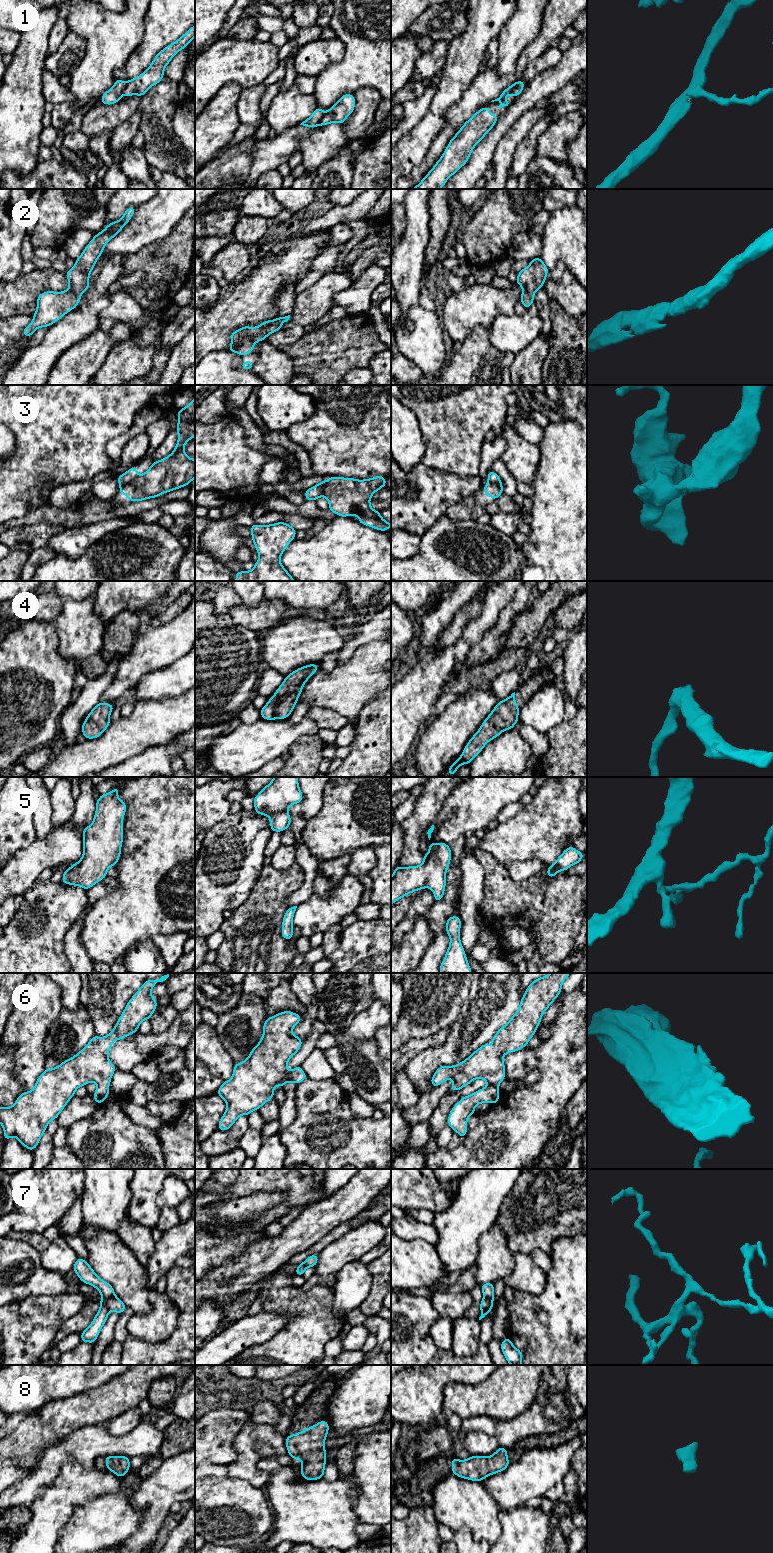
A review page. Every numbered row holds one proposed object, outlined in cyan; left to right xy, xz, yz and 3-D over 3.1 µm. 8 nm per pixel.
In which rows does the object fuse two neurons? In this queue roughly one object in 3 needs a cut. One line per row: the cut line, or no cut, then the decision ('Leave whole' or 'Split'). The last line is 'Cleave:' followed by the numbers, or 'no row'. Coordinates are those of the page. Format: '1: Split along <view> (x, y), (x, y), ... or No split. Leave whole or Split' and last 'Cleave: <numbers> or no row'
1: Split along xz (324, 113), (318, 124). Split
2: No split. Leave whole
3: Split along xy (137, 475), (120, 488). Split
4: No split. Leave whole
5: No split. Leave whole
6: No split. Leave whole
7: Split along yz (484, 1296), (488, 1300), (488, 1307), (481, 1314). Split
8: No split. Leave whole
Cleave: 1, 3, 7

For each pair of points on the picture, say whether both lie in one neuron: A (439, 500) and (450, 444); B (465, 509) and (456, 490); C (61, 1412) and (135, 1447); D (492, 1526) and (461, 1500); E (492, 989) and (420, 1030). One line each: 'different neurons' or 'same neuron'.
A: different neurons
B: different neurons
C: different neurons
D: same neuron
E: different neurons

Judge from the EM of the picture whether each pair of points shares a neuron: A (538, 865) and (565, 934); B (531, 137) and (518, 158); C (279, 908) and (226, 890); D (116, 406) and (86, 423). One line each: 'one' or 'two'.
A: two
B: one
C: two
D: one

